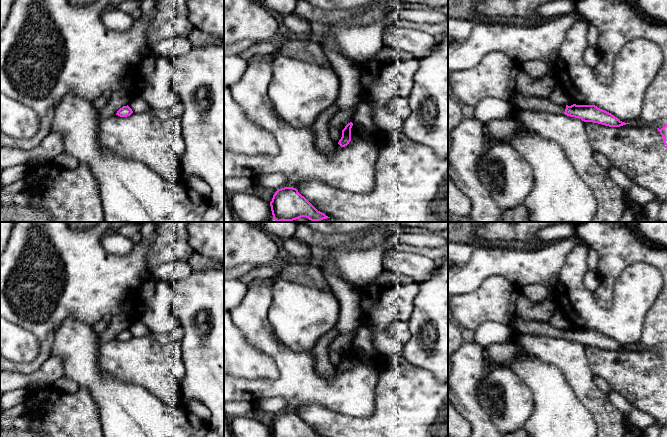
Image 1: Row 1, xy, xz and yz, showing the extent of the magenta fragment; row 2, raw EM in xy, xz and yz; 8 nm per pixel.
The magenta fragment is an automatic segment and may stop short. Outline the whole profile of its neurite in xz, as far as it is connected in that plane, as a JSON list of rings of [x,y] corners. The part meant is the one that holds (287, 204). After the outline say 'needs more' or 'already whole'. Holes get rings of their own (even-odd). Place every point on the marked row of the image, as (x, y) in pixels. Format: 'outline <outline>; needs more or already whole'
outline [[[296,188],[278,189],[270,202],[273,219],[276,222],[293,221],[306,217],[311,221],[330,218],[318,211]]]; already whole

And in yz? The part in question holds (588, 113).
outline [[[515,92],[510,97],[509,102],[512,106],[513,111],[531,110],[531,111],[539,111],[539,112],[550,112],[550,113],[555,113],[555,114],[565,114],[570,117],[579,118],[584,122],[593,122],[593,123],[598,123],[598,124],[602,124],[602,125],[609,126],[609,127],[620,127],[626,124],[630,124],[630,123],[625,123],[625,122],[620,121],[617,117],[615,117],[611,113],[603,109],[600,109],[595,105],[576,105],[576,104],[573,104],[571,106],[559,105],[553,102],[550,98],[541,99],[541,98],[536,98],[536,97],[527,97],[518,92]]]; needs more

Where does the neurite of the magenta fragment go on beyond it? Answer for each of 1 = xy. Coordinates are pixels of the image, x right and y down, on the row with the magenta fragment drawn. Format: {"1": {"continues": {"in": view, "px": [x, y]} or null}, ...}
{"1": {"continues": null}}

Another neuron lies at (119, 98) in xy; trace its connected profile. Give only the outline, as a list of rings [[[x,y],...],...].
[[[118,90],[112,92],[111,98],[109,99],[107,105],[99,110],[99,120],[103,120],[116,115],[117,111],[123,106],[127,106],[129,103],[129,97],[126,91]]]

